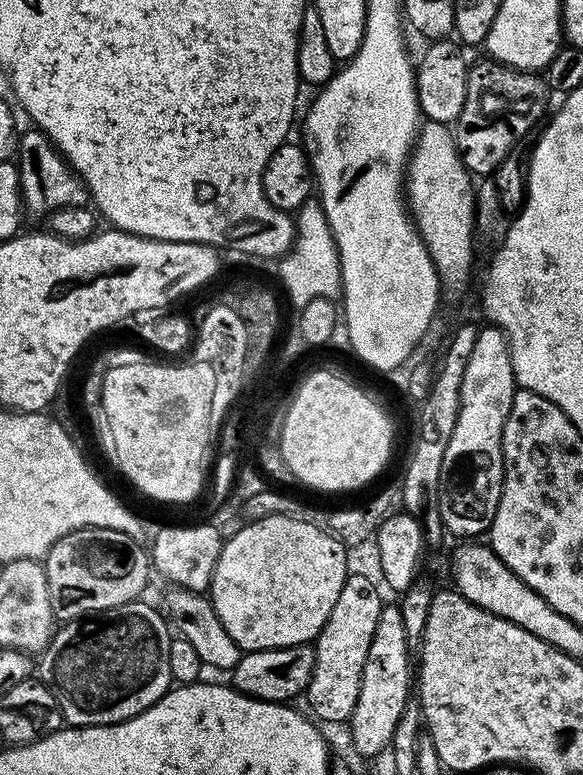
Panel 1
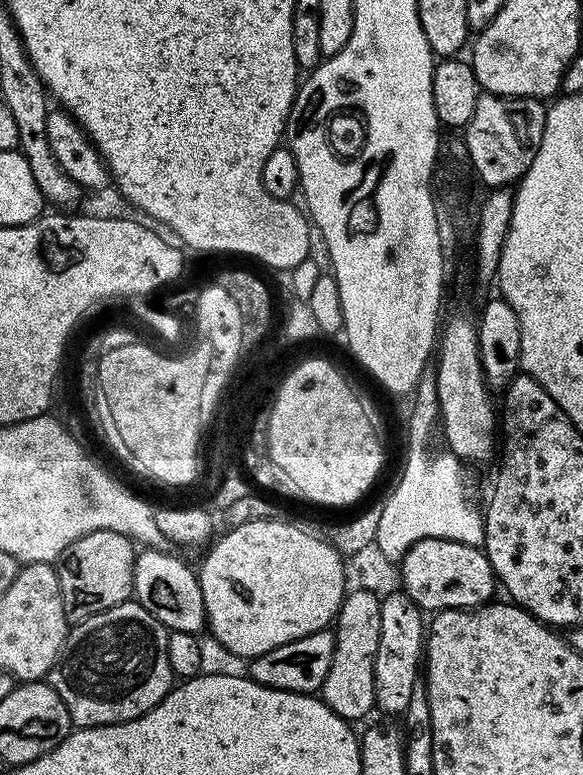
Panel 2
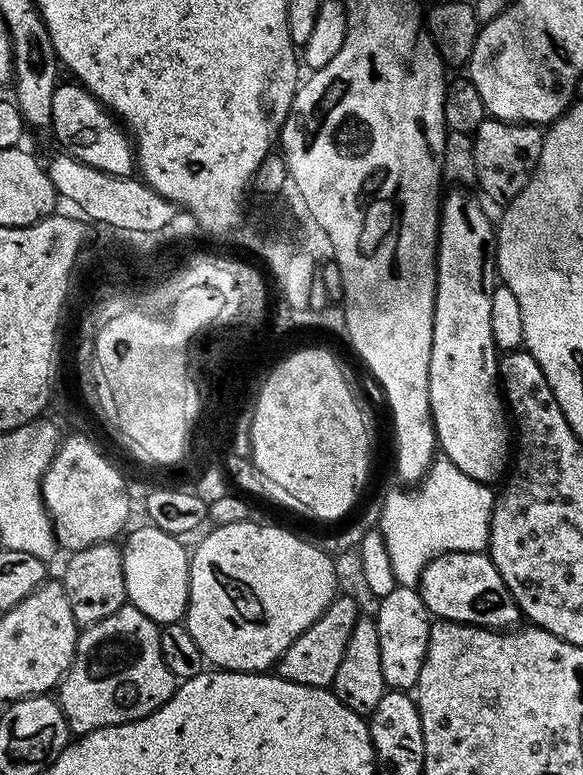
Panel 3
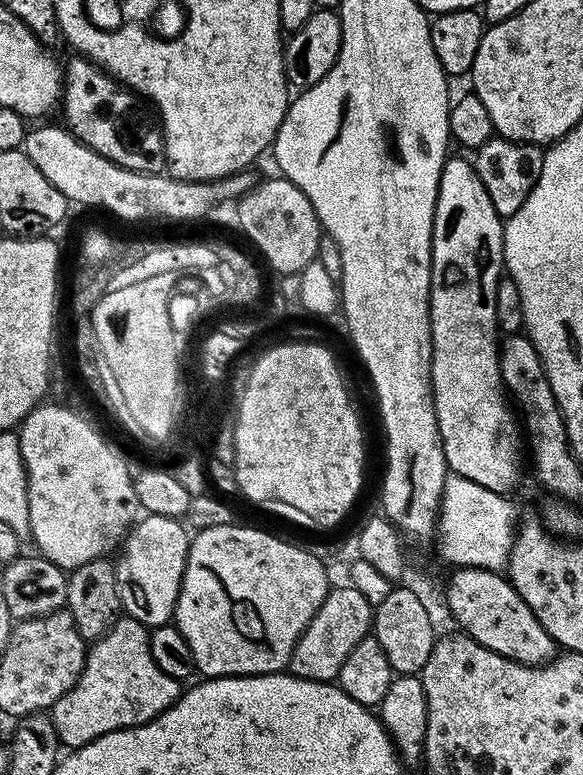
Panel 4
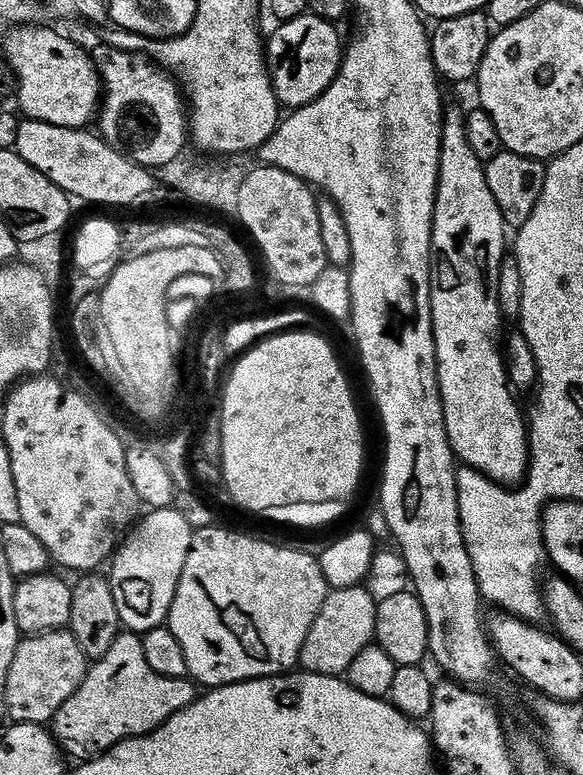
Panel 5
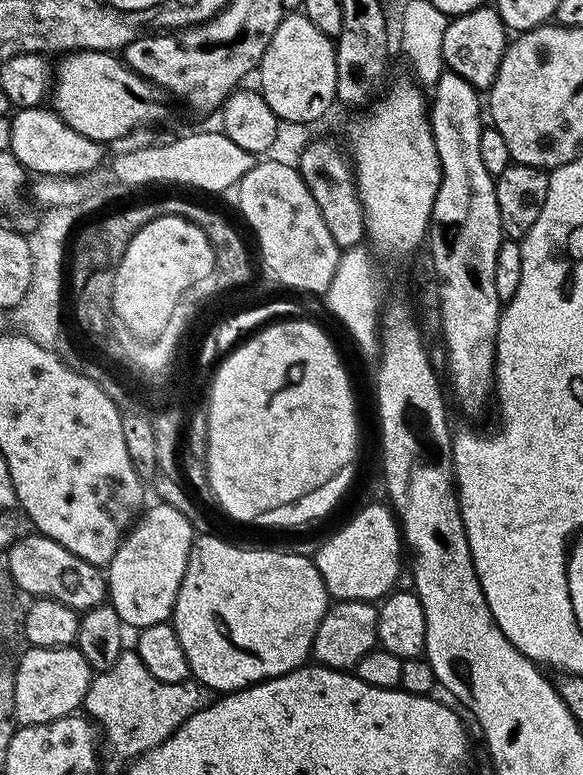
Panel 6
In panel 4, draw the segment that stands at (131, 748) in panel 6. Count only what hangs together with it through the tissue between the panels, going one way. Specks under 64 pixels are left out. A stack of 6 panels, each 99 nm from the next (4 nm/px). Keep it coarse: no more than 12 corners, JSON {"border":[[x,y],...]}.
{"border":[[124,614],[50,709],[65,749],[150,722],[181,681]]}

